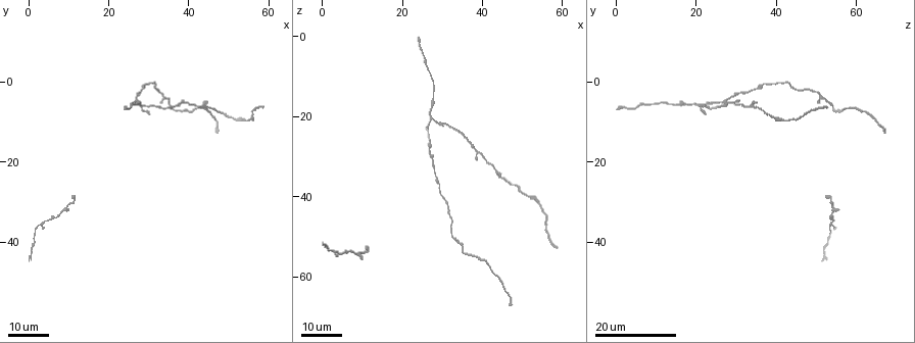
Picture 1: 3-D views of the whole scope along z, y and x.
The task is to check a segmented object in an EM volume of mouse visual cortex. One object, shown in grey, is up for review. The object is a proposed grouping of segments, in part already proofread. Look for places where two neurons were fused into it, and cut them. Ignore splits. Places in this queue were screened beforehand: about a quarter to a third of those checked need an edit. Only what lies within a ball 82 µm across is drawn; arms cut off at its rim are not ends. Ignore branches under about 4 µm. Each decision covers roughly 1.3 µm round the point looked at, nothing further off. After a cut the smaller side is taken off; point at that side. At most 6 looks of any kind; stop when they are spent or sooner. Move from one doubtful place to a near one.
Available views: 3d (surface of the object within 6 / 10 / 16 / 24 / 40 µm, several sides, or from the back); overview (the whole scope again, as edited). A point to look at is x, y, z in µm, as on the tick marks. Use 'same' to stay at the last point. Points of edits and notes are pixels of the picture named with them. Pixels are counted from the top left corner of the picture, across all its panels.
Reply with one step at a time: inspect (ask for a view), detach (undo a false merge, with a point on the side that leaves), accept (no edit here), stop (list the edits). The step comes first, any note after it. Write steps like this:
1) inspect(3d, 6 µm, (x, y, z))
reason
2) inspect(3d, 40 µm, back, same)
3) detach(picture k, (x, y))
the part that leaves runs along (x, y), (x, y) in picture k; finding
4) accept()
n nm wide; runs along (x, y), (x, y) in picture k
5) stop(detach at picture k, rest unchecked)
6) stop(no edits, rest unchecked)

inspect(3d, 16 µm, (28.0, 6.0, 20.5))
two arms at a narrow angle

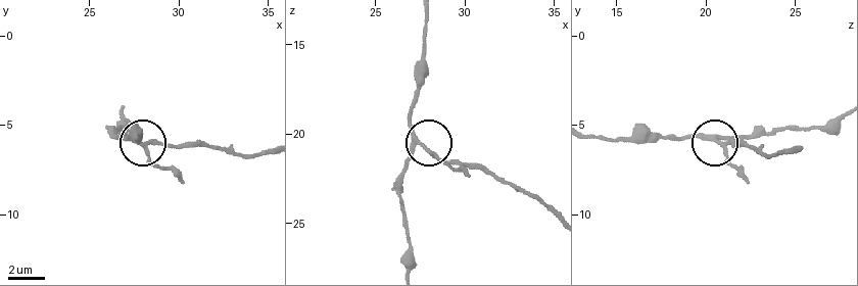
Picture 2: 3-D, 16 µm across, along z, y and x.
inspect(3d, 6 µm, (27.4, 5.7, 20.4))

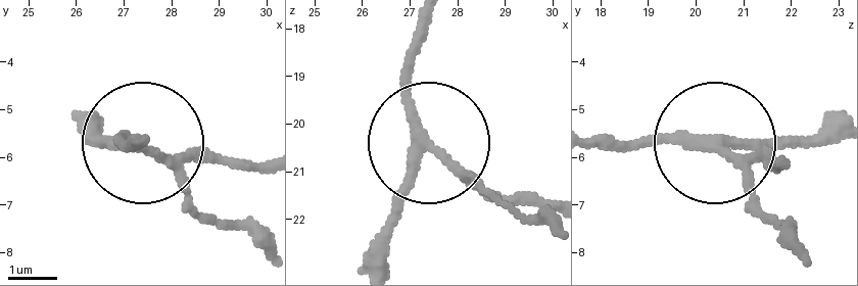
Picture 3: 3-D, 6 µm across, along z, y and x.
detach(picture 3, (231, 160))
210 nm wide; the part that leaves runs along (177, 163), (258, 163) in picture 3; a second neuron is stuck on

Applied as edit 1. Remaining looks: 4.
inspect(overview)

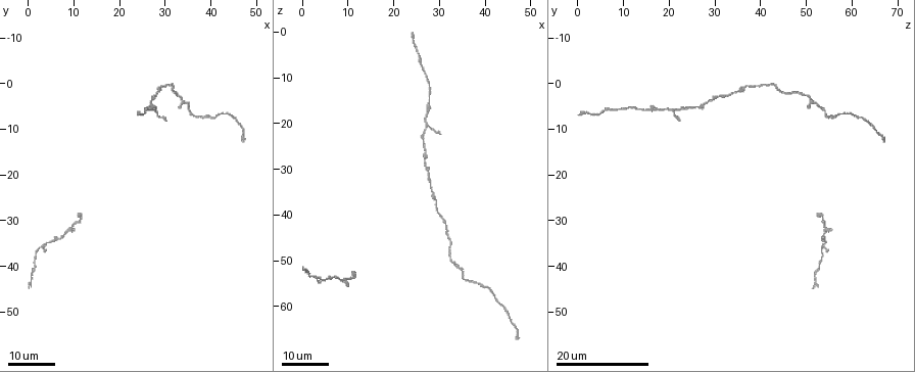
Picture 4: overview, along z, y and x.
inspect(3d, 24 µm, (26.5, 5.5, 8.0))
sudden change in width

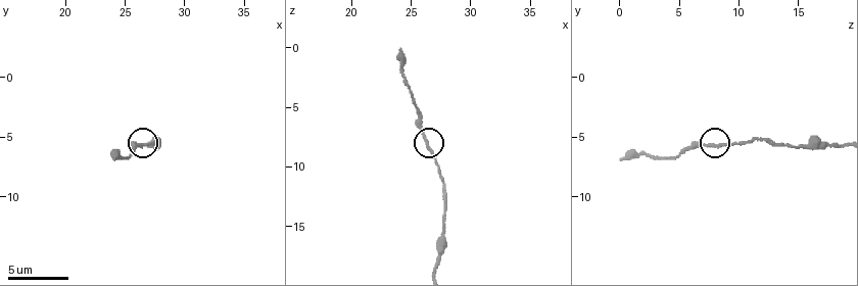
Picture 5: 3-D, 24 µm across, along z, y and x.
inspect(3d, 6 µm, (26.4, 5.6, 7.8))

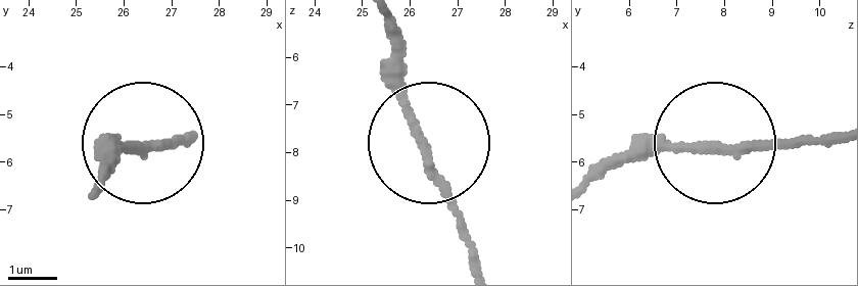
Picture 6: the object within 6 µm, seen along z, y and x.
accept()
180 nm wide; runs along (192, 136), (110, 156) in picture 6; all the same neuron

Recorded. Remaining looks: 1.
stop(detach at picture 3, rest unchecked)

